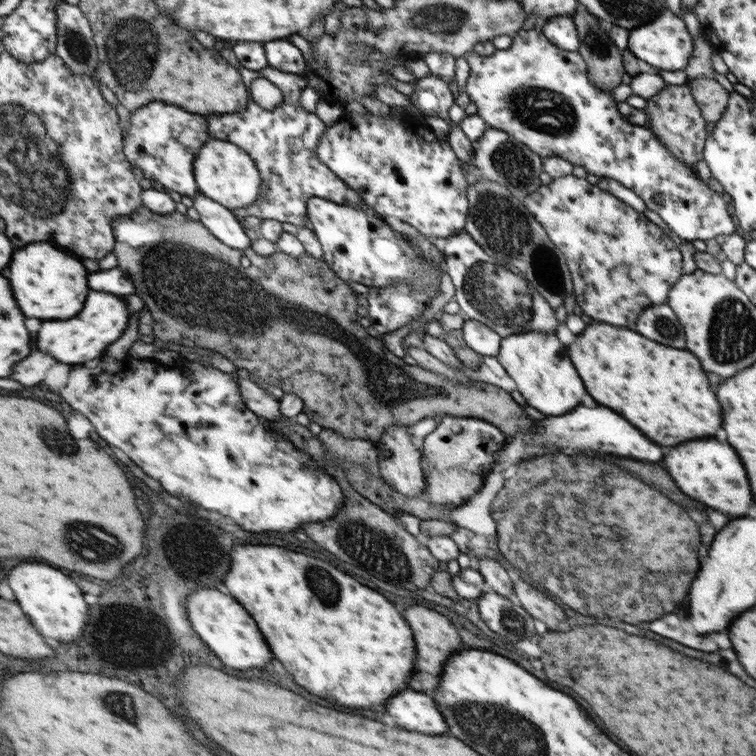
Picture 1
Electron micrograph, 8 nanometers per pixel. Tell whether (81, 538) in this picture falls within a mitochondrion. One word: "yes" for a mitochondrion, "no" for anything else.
yes

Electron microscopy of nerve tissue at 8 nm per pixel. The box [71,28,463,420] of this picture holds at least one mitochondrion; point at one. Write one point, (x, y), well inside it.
(178, 278)

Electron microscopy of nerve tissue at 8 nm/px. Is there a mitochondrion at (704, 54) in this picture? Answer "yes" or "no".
no

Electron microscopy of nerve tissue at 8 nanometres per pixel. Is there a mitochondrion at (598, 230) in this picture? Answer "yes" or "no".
no

